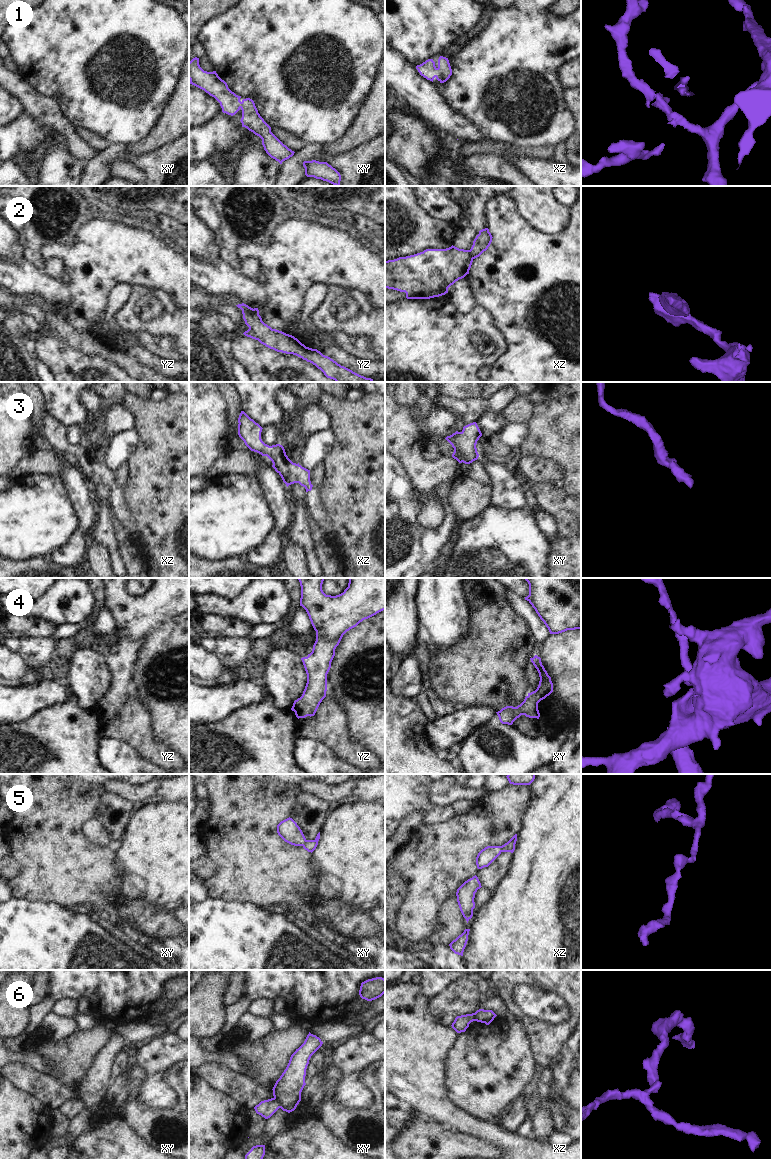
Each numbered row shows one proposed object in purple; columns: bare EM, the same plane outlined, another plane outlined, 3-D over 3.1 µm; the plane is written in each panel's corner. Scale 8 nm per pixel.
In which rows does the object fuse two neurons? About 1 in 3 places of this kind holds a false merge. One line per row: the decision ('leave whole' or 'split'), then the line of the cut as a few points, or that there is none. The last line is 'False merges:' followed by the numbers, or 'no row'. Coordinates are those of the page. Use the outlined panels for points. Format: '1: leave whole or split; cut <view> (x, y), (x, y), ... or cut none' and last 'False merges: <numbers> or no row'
1: leave whole; cut none
2: split; cut xz (469, 250), (473, 258)
3: leave whole; cut none
4: leave whole; cut none
5: leave whole; cut none
6: split; cut xy (274, 1097), (280, 1107)
False merges: 2, 6

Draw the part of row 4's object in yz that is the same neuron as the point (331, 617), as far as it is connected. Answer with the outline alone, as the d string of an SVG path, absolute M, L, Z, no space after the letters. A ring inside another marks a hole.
M297 578L301 586L300 606L302 606L316 631L316 641L312 652L301 658L307 683L303 694L294 701L291 708L296 717L314 716L320 703L326 697L327 674L335 656L335 649L343 635L360 622L385 610L385 578L349 578L348 587L343 593L331 596L322 590L324 578Z

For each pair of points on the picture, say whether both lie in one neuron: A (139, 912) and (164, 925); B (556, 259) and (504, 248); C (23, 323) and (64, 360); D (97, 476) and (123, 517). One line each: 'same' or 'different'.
A: same
B: same
C: different
D: same

